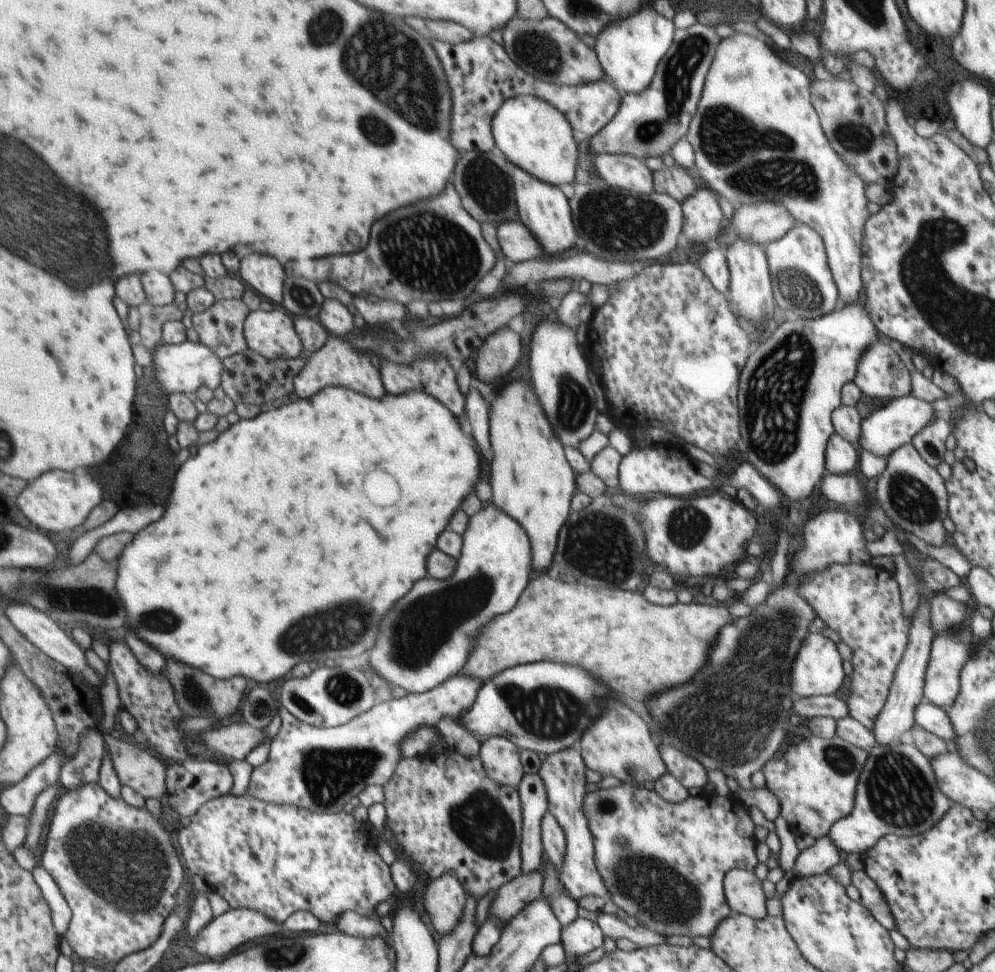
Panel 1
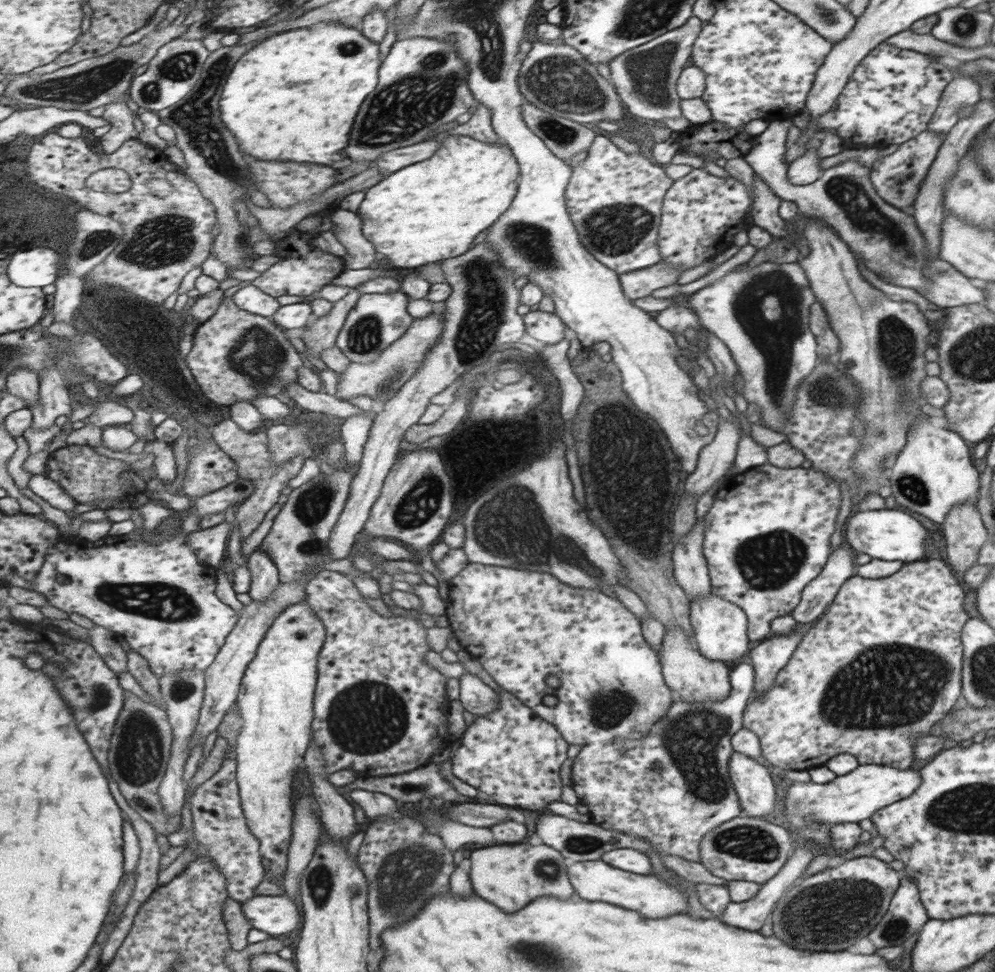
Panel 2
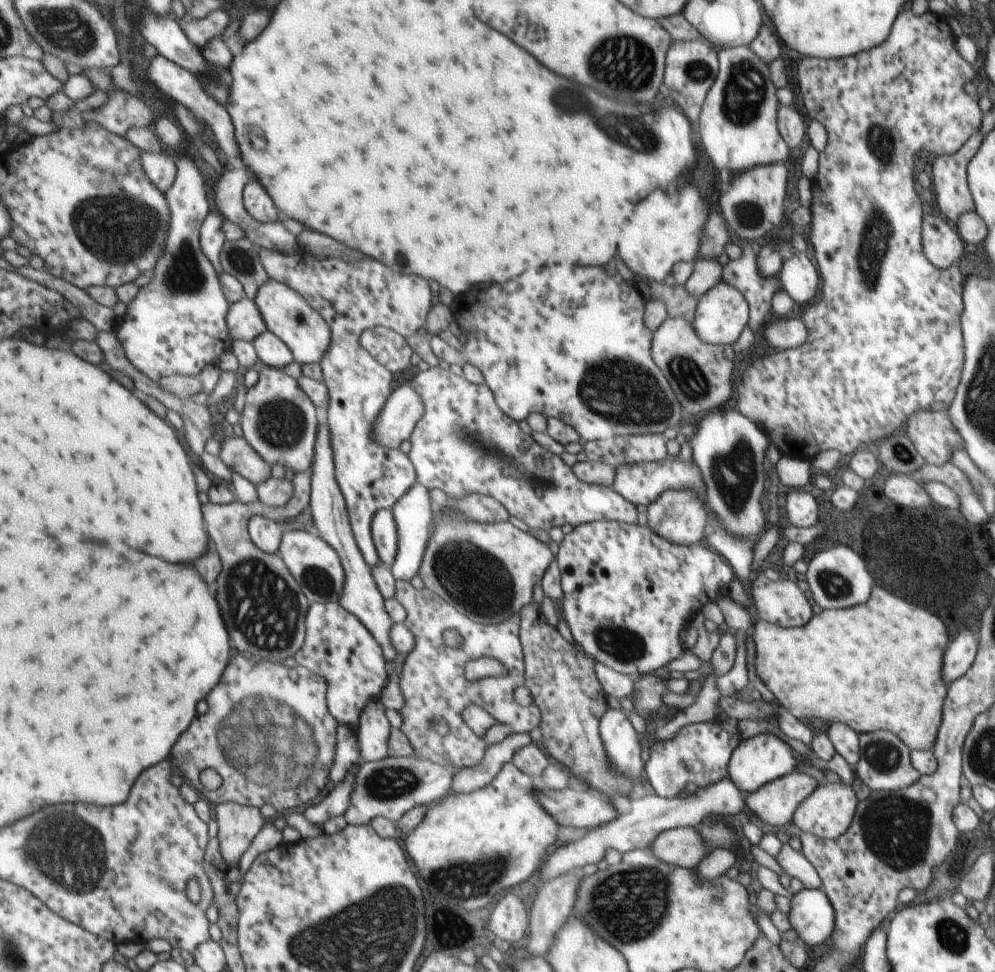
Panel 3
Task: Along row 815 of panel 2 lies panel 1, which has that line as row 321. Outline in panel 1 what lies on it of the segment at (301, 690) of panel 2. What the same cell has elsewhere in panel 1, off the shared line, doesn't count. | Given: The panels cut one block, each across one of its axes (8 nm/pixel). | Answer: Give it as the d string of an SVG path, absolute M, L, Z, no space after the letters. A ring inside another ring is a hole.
M285 309L251 311L245 320L245 339L249 349L268 360L297 359L306 349L295 326Z

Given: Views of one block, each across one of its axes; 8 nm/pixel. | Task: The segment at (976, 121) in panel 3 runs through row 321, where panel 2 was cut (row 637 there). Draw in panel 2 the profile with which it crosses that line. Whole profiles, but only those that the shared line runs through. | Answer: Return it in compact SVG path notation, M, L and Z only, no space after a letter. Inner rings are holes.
M921 559L911 563L904 563L901 568L885 578L861 578L856 574L841 585L841 594L837 594L837 602L829 606L829 610L815 622L799 639L789 660L777 671L773 684L763 694L755 694L757 698L751 698L747 708L743 712L743 728L754 732L758 738L760 755L777 768L785 770L805 770L811 766L819 766L825 760L845 752L856 758L859 765L885 765L907 769L915 759L915 746L913 742L927 734L935 722L939 722L945 714L949 714L959 698L959 678L961 678L961 626L967 621L967 614L961 608L963 592L957 584L957 578L951 574L951 568L947 568L941 560Z

